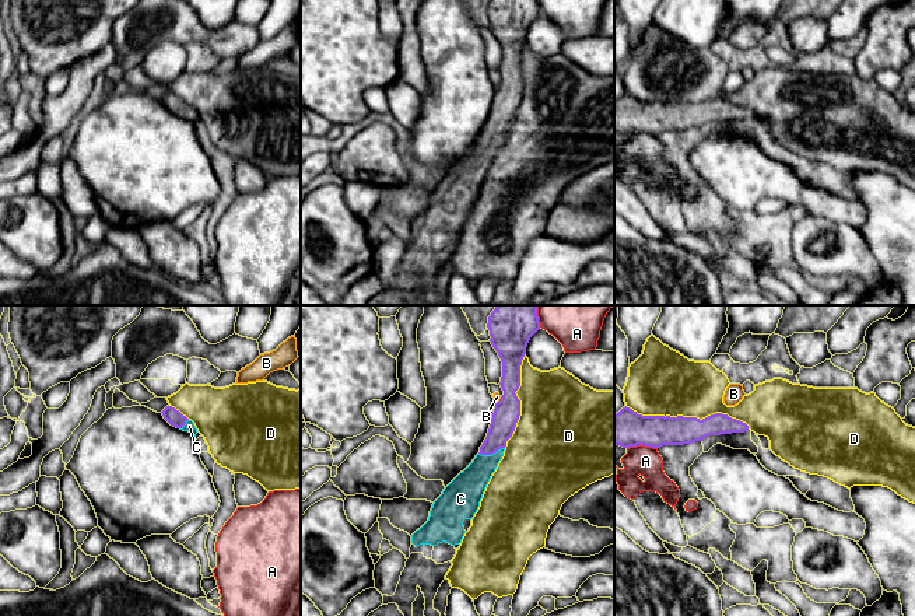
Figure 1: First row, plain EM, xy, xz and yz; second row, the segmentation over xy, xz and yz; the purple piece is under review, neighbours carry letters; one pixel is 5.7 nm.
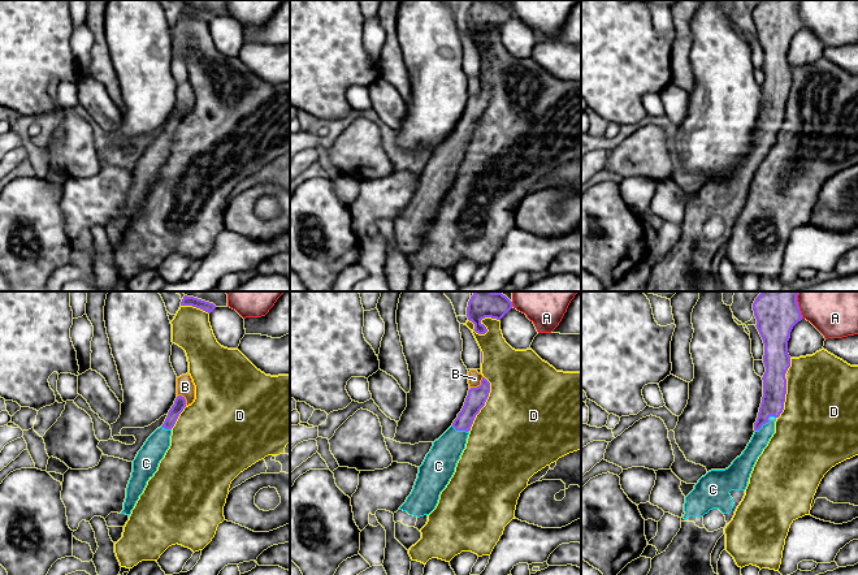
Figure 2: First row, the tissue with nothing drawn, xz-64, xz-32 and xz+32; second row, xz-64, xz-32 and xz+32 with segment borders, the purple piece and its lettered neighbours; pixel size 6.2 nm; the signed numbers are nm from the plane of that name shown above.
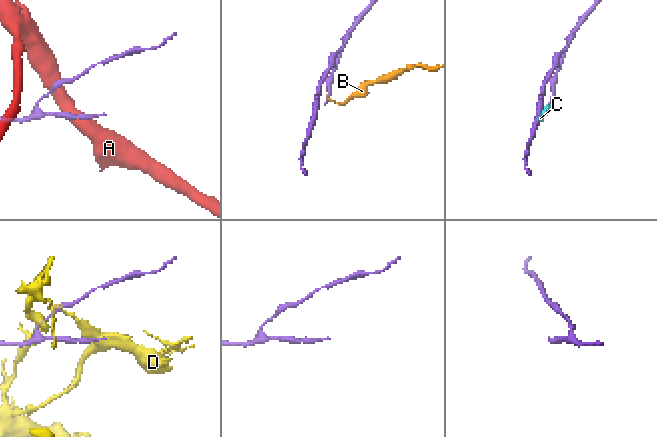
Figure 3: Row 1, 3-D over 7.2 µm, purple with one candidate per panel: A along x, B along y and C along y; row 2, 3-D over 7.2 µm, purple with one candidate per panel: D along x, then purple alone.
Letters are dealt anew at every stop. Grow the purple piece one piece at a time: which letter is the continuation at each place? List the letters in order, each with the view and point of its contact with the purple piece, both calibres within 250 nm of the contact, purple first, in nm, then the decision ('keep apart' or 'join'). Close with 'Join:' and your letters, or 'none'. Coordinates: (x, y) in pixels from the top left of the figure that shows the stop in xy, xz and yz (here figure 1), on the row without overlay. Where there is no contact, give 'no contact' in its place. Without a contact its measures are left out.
A: contact yz (641, 130); calibres 220 and 170 nm; keep apart
B: contact xz (500, 87); calibres 150 and 40 nm; keep apart
C: contact xz (491, 140); calibres 150 and 190 nm; join
D: contact yz (689, 104); calibres 180 and 380 nm; keep apart
Join: C

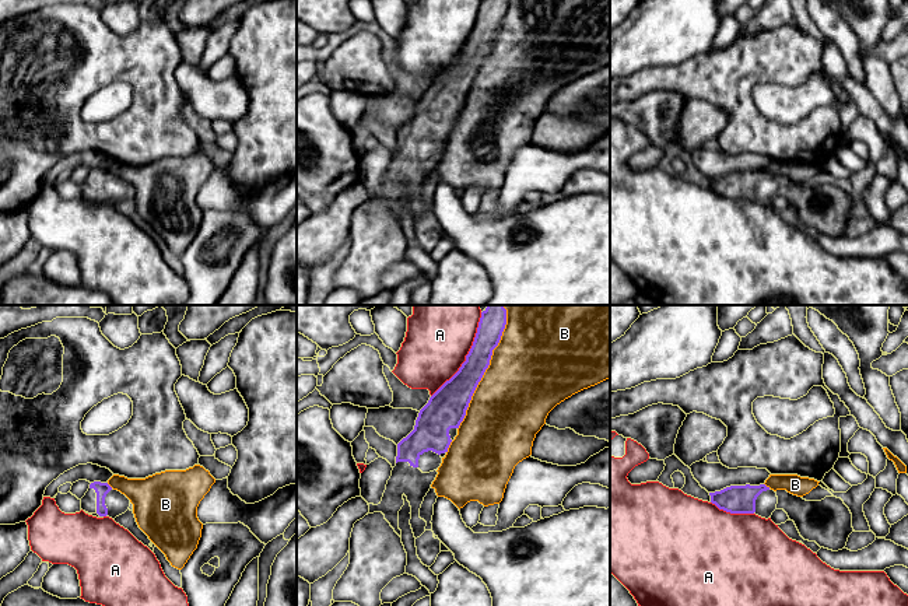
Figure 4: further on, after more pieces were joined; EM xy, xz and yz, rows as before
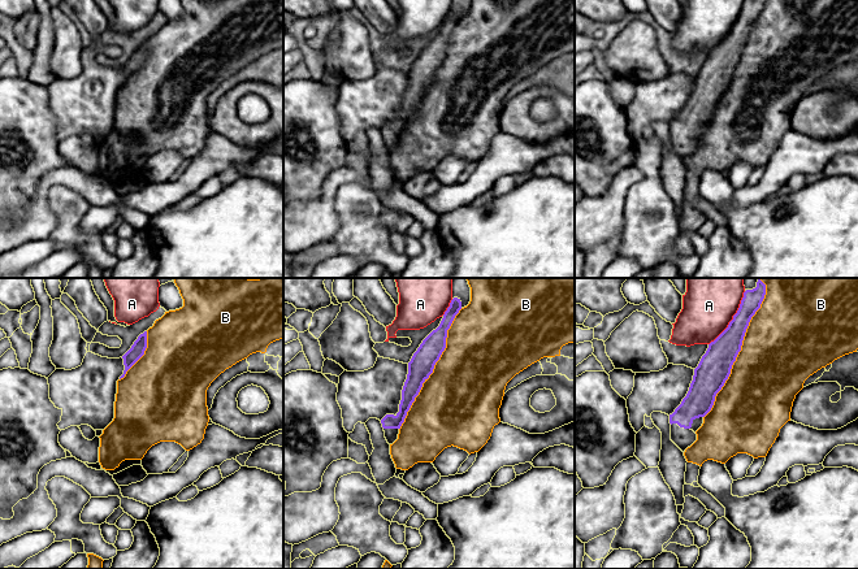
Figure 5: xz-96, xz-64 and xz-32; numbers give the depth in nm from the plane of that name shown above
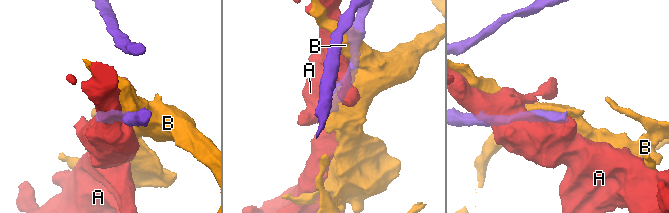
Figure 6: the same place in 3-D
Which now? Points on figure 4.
A: contact xz (466, 42); calibres 190 and 360 nm; keep apart
B: contact xz (484, 58); calibres 200 and 460 nm; keep apart
Join: none

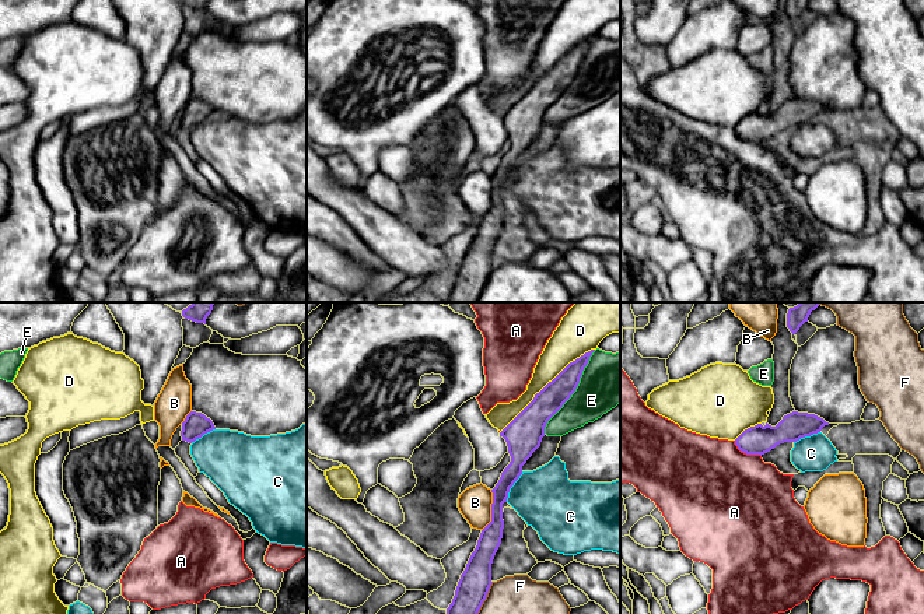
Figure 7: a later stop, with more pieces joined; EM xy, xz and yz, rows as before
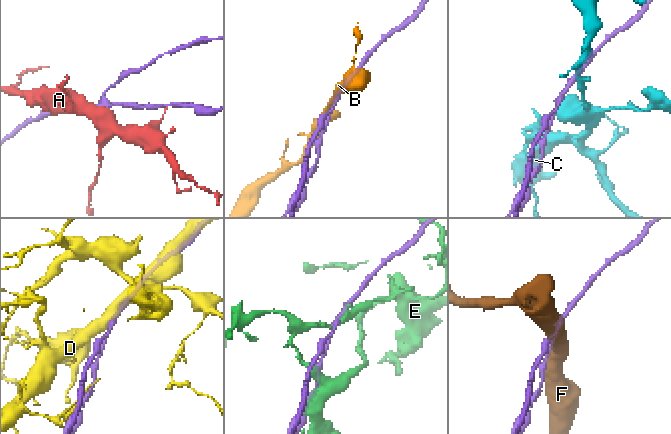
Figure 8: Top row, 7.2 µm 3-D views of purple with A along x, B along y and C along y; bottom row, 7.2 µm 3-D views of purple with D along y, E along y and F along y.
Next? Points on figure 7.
A: contact yz (746, 140); calibres 170 and 500 nm; keep apart
B: contact xz (492, 197); calibres 130 and 190 nm; keep apart
C: contact xz (511, 172); calibres 160 and 360 nm; keep apart
D: contact xz (546, 72); calibres 180 and 200 nm; keep apart
E: contact xz (574, 77); calibres 160 and 300 nm; keep apart
F: contact xz (485, 286); calibres 180 and 420 nm; keep apart
Join: none

